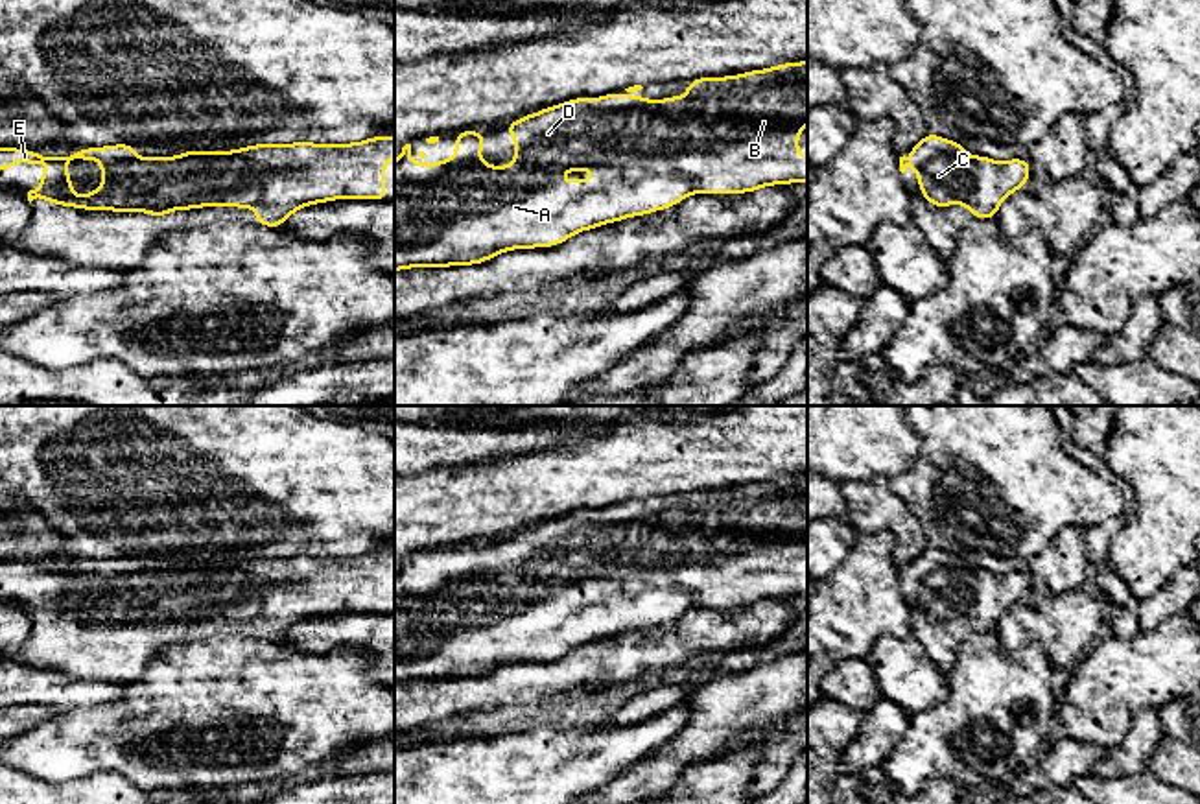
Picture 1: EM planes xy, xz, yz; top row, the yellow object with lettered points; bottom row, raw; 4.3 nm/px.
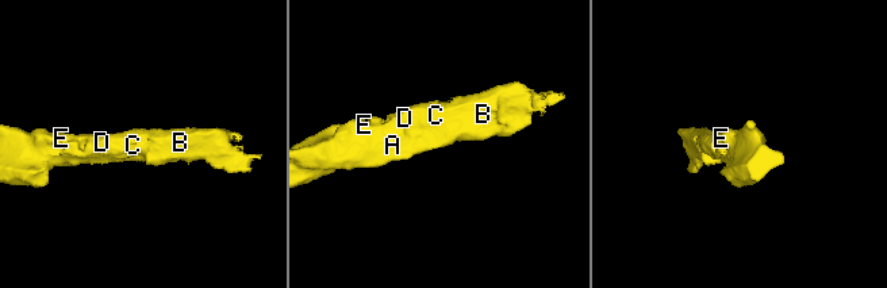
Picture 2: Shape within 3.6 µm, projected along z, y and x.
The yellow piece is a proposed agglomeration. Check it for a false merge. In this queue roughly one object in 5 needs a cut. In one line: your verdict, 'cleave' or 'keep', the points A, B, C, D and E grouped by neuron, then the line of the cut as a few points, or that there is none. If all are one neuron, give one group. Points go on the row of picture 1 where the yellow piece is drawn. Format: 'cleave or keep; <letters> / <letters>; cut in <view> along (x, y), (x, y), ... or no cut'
keep; A B C D E; no cut

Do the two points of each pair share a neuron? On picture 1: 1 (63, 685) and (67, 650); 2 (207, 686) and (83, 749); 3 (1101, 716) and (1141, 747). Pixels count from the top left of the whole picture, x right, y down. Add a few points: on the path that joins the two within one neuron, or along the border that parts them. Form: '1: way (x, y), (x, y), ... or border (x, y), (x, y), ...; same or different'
1: border (23, 664), (107, 681); different
2: way (176, 697), (137, 736), (115, 736); same
3: border (1158, 709), (1141, 709), (1121, 744); different

